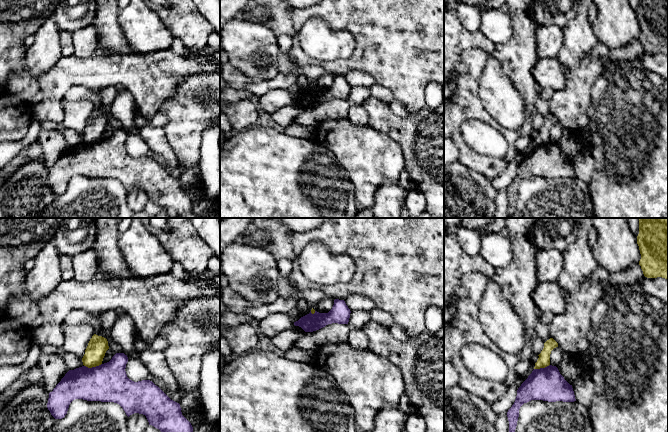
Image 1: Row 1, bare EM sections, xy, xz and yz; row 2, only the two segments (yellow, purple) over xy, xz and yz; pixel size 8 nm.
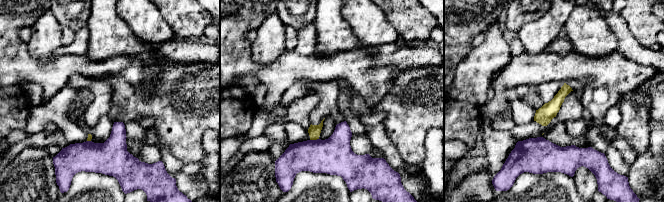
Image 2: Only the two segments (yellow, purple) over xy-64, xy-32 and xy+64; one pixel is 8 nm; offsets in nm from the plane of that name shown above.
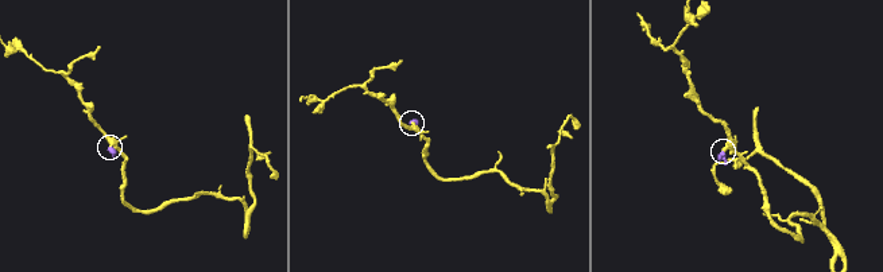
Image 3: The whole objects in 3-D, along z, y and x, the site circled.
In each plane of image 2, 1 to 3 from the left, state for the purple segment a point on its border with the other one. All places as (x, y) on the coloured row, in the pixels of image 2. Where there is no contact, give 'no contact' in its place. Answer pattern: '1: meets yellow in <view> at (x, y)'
1: meets yellow in xy-64 at (89, 140)
2: meets yellow in xy-32 at (314, 139)
3: no contact

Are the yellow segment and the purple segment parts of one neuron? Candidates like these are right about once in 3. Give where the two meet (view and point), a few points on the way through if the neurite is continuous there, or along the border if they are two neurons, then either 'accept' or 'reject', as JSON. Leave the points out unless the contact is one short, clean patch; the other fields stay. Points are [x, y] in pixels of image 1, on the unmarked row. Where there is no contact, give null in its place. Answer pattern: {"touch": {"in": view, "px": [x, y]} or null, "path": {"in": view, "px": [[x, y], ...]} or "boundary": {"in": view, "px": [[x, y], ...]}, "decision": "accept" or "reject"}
{"touch": {"in": "xy", "px": [92, 142]}, "boundary": {"in": "xy", "px": [[101, 139], [91, 143], [84, 142]]}, "decision": "reject"}

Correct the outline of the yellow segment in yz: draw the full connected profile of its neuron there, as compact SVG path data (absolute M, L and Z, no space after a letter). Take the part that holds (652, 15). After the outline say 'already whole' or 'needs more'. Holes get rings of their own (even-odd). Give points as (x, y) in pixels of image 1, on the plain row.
M639 0L637 20L644 52L668 56L668 0Z; already whole

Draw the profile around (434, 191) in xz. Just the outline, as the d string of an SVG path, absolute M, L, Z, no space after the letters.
M371 96L362 103L369 114L368 126L387 134L398 142L404 157L404 168L426 197L426 211L431 218L444 218L444 103L439 107L425 106L402 118L387 103Z

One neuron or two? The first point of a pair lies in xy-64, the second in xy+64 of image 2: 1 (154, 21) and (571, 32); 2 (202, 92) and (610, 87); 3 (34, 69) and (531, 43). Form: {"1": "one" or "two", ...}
{"1": "one", "2": "two", "3": "two"}

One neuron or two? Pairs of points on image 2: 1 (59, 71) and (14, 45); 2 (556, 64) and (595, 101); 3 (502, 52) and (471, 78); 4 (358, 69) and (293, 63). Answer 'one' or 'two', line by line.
1: one
2: one
3: one
4: one

